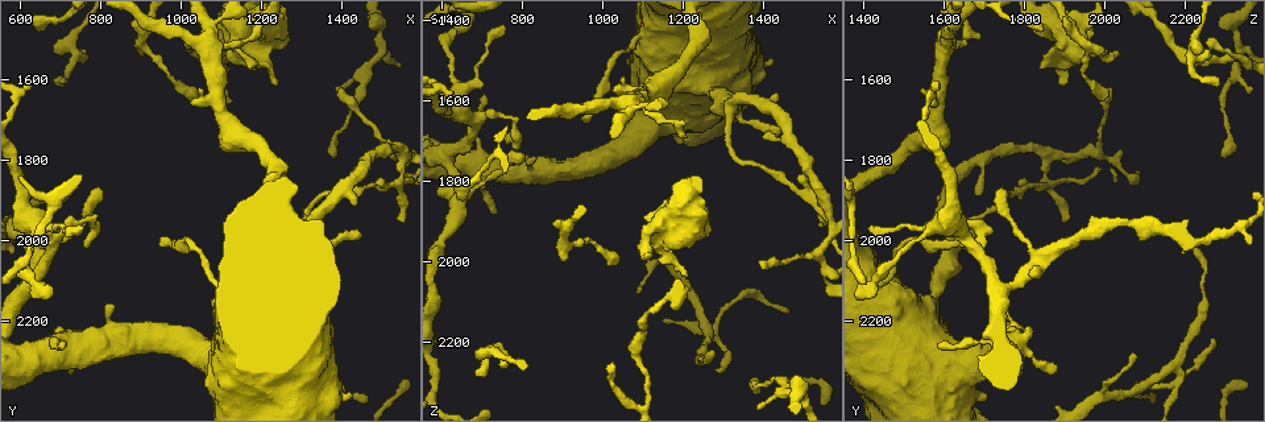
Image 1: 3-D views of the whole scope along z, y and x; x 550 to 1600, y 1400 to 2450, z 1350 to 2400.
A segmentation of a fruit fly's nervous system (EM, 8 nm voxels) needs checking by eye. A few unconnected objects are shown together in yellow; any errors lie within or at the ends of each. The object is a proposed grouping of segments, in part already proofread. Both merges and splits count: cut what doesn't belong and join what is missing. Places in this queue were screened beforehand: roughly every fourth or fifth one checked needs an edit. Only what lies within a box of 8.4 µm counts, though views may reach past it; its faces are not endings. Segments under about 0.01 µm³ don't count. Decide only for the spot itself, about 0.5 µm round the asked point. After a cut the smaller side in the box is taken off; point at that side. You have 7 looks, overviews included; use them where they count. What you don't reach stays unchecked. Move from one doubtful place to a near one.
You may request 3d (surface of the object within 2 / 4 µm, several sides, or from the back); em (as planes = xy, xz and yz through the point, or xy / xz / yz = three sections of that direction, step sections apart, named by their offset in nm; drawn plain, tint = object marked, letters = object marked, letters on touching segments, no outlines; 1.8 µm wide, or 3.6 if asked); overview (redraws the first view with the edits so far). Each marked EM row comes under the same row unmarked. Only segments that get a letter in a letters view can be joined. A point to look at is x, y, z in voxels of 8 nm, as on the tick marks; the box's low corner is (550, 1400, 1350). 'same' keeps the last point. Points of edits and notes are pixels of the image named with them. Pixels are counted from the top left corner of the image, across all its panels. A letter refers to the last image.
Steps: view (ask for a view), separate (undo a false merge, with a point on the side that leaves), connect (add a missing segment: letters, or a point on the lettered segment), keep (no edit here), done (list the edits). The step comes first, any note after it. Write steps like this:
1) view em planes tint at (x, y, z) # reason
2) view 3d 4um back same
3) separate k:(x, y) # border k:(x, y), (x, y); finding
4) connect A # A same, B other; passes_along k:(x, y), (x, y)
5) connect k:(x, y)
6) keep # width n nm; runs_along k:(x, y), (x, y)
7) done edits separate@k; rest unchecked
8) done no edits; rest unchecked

view em yz step 16 tint at (1115, 1545, 2330) # sharp bend

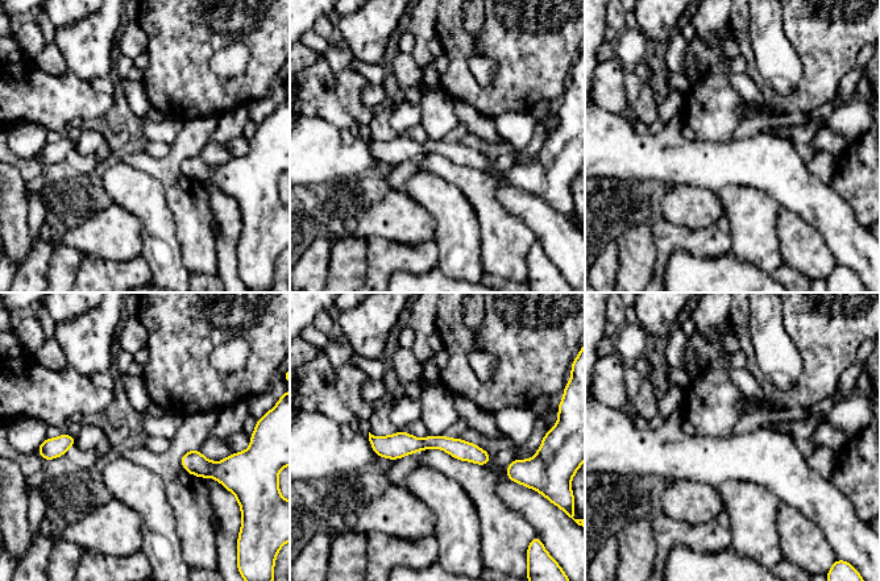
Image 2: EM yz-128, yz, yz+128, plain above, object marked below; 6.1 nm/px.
view em planes letters same # cut it another way

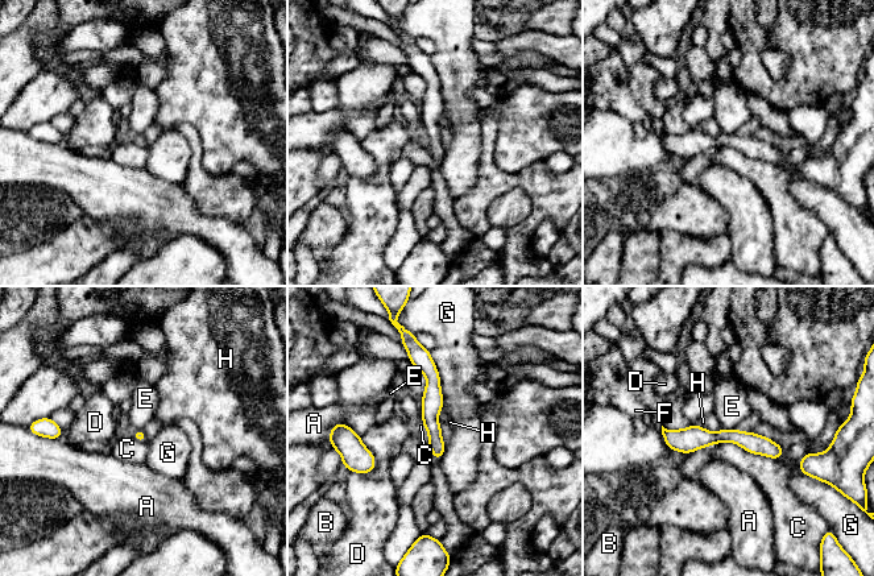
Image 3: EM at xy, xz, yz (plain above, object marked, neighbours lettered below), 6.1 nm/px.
keep # width 70 nm; A other, B other, C other, D other, E other, F other, G other, H other; runs_along 3:(666, 432), (738, 436), (779, 452); continuous, no second neuron

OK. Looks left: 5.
view em planes letters at (765, 1530, 2270) # free end

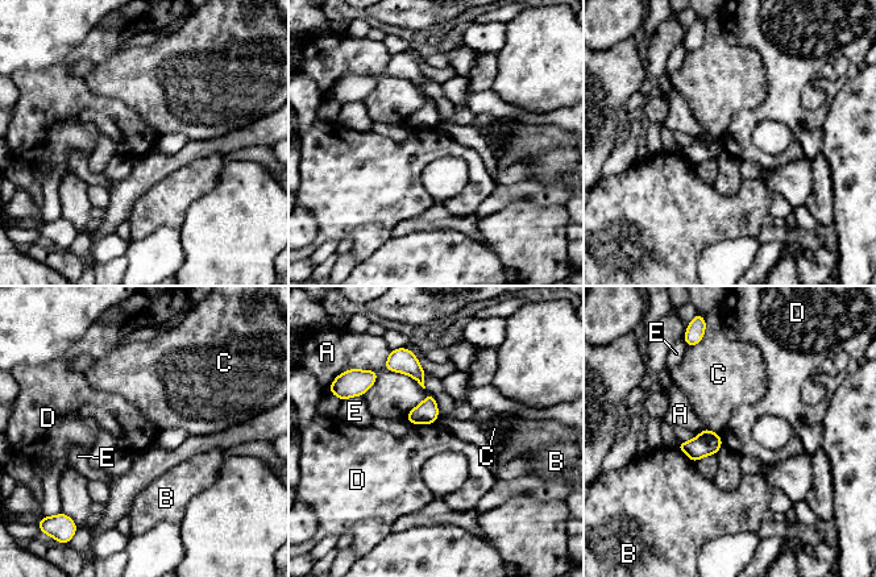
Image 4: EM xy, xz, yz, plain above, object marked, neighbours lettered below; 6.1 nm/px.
keep # longest_contact A 300 nm; A other, B other, C other, D other, E other; border 4:(412, 423), (434, 424); none of them fits

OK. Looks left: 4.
view em xy step 8 tint at (650, 1475, 1850) # free end

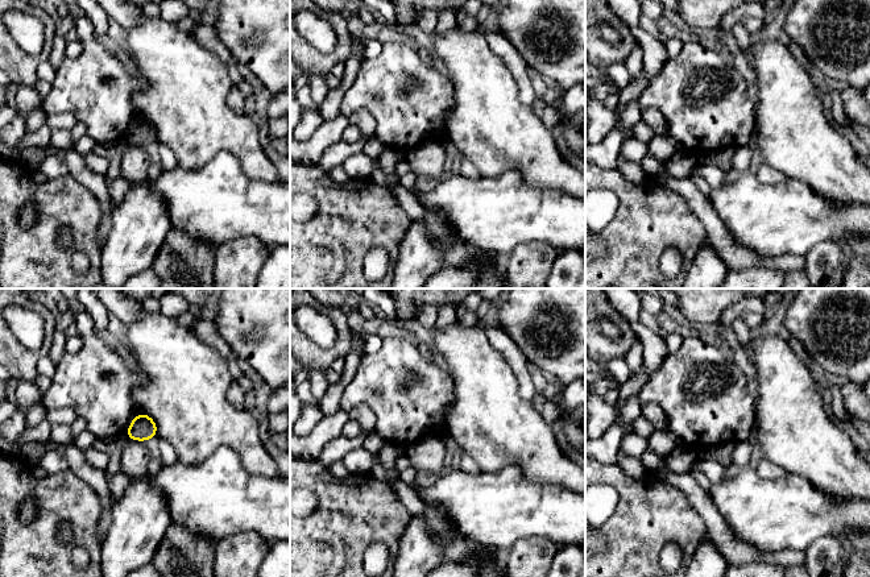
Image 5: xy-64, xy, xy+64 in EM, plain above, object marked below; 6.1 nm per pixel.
view em planes letters same # another direction

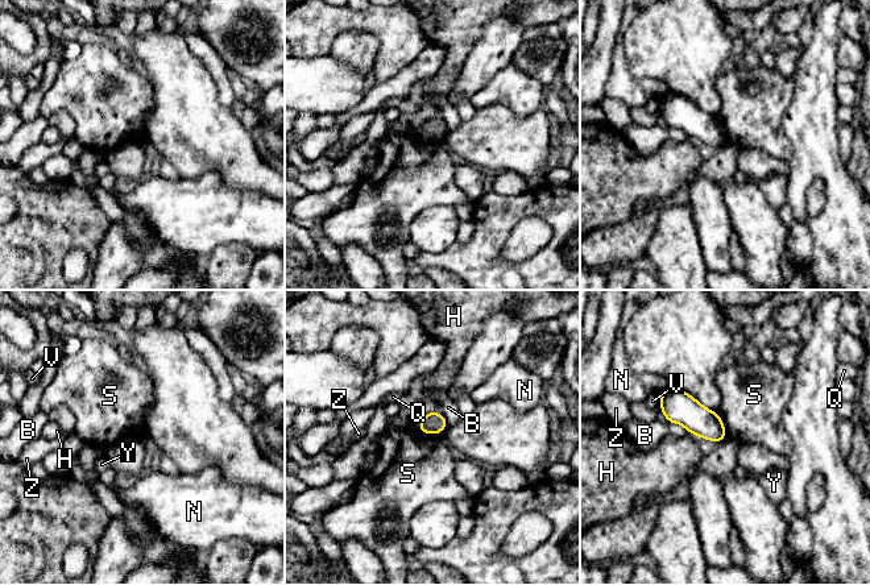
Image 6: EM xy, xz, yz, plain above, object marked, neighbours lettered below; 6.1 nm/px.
keep # B other, H other, N other, Q other, S other, V other, Y other, Z other; border 6:(719, 415), (726, 436); none of them fits

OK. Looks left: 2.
done no edits; rest unchecked

